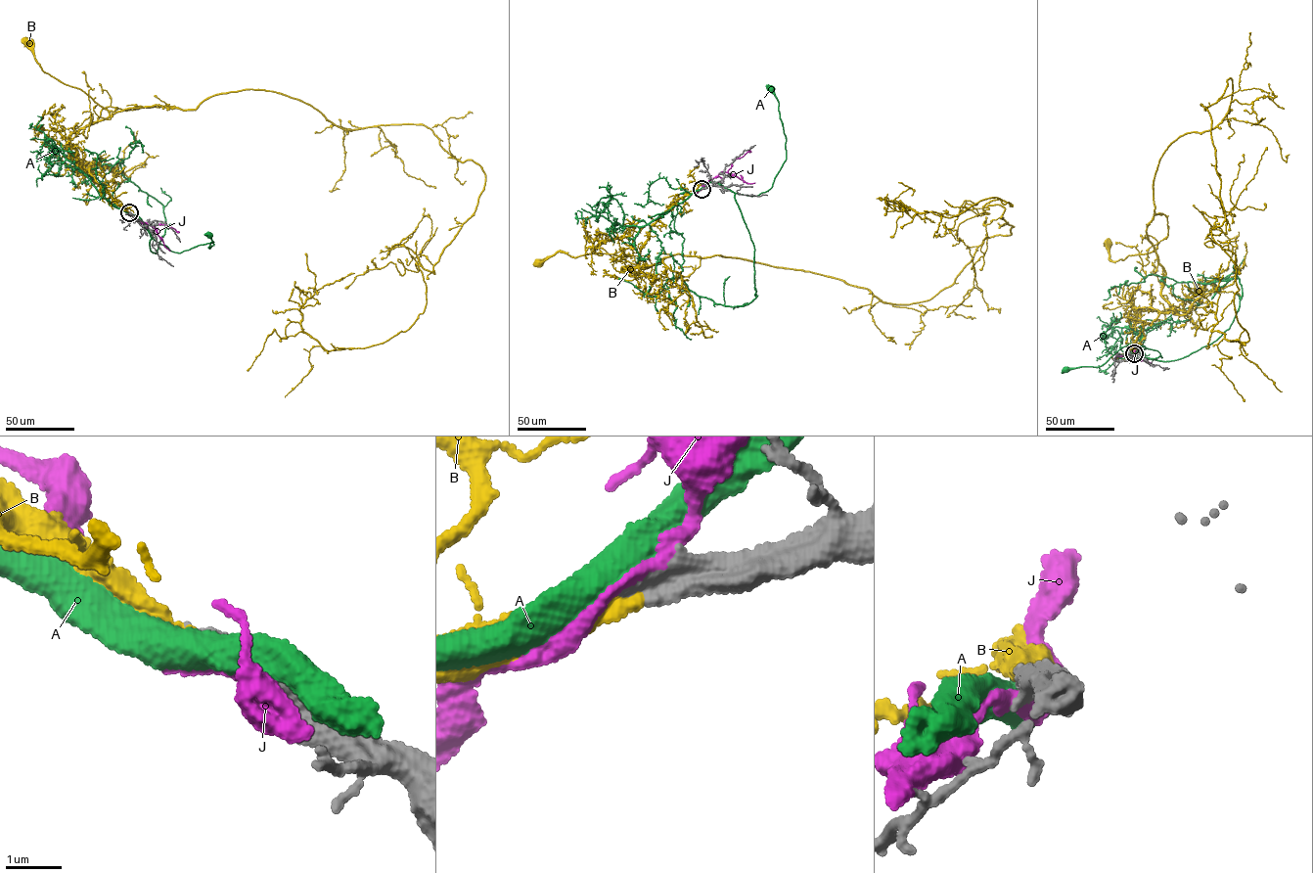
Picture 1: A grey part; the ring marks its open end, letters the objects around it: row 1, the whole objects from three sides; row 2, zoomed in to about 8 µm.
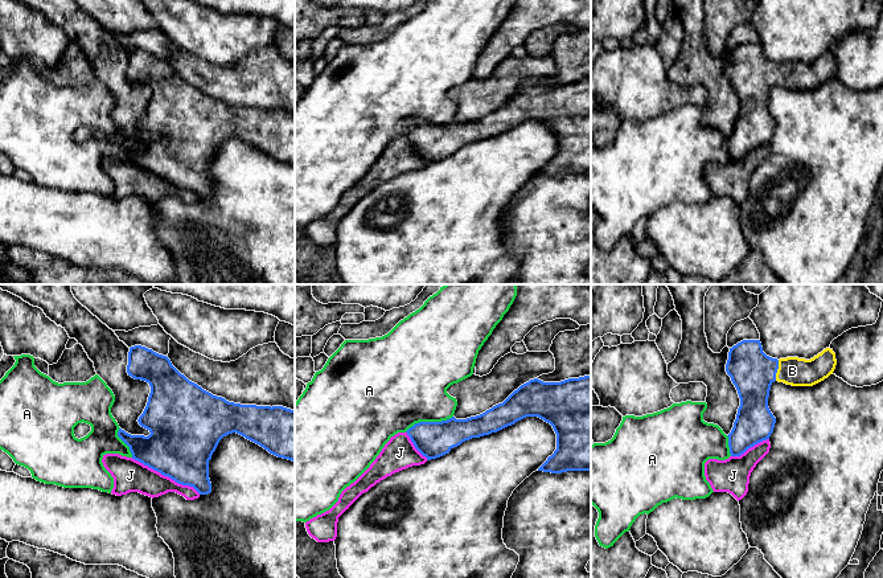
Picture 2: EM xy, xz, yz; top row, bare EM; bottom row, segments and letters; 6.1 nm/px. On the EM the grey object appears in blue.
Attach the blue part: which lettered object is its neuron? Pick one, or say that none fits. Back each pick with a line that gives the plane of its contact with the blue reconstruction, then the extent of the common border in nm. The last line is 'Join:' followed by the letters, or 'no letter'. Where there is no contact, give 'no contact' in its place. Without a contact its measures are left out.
B: yz | 130 nm
Join: B

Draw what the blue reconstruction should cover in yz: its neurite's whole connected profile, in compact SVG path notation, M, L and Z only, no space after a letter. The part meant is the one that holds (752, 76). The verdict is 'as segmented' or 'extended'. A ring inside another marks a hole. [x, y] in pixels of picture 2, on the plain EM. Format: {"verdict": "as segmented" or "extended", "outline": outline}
{"verdict": "extended", "outline": "M743 44L730 52L726 75L740 102L734 131L727 139L731 160L740 160L773 136L776 122L768 111L768 101L775 85L813 90L833 78L835 69L830 52L810 63L772 62L763 56L760 44Z"}

